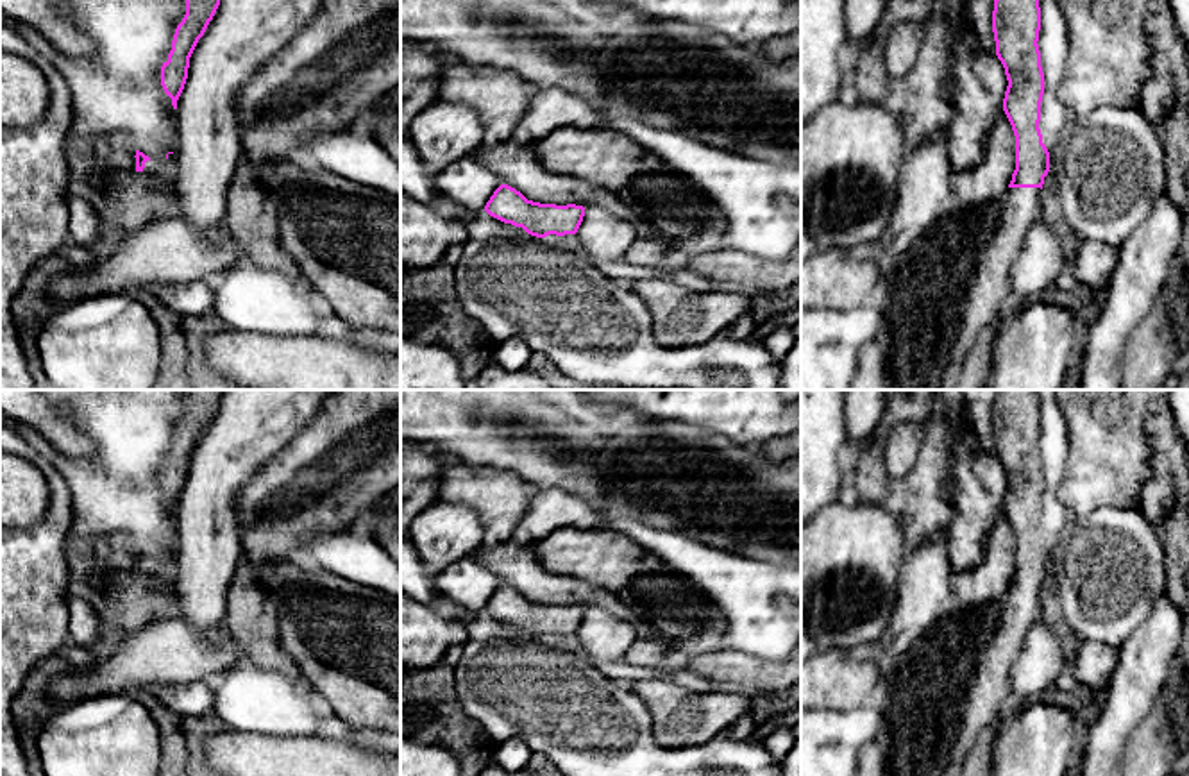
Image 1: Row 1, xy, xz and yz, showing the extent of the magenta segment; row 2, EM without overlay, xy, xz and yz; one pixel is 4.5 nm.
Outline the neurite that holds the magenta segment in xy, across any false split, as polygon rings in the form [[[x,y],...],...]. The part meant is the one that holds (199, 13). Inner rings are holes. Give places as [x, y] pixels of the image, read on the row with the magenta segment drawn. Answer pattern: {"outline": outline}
{"outline": [[[186,0],[186,14],[175,29],[168,61],[161,66],[161,86],[172,98],[173,109],[188,79],[190,57],[218,5],[220,0]]]}

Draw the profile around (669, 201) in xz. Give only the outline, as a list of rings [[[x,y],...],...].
[[[556,129],[531,141],[540,163],[611,191],[645,216],[667,241],[697,240],[706,227],[722,227],[713,200],[629,136],[604,129]]]

